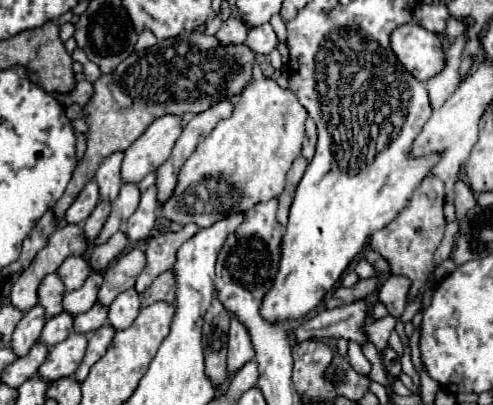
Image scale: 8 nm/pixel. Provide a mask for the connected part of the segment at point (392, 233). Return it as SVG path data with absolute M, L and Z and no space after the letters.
M427 176L415 188L409 204L397 214L397 218L371 236L371 248L389 260L391 272L407 276L411 280L413 286L409 298L413 298L419 292L427 276L433 272L433 252L441 244L447 226L443 216L443 202L445 202L443 182L437 176Z

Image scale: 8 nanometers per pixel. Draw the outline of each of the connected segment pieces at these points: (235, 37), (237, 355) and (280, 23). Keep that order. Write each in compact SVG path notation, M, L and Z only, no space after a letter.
M235 10L231 12L229 20L225 20L221 24L221 28L215 34L215 38L221 44L245 44L245 40L247 40L247 26L235 16Z
M231 314L231 330L229 330L229 356L227 356L227 368L229 374L239 370L245 362L255 358L255 350L251 344L251 336L243 322Z
M280 14L272 16L272 18L270 19L270 24L273 27L279 42L286 43L287 29L285 26L285 22L281 18Z

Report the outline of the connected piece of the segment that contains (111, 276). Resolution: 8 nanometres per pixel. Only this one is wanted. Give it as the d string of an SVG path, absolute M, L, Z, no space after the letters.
M131 248L129 252L121 254L109 268L107 268L107 284L101 284L99 288L99 302L109 306L119 292L125 292L135 286L135 280L139 272L145 268L145 252L141 248Z

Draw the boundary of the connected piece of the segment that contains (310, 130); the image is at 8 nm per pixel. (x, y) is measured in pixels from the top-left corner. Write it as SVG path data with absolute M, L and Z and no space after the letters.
M307 118L305 130L307 130L307 134L305 134L305 142L303 142L303 156L307 160L311 160L315 154L315 144L317 144L317 130L315 130L315 122L311 118Z

